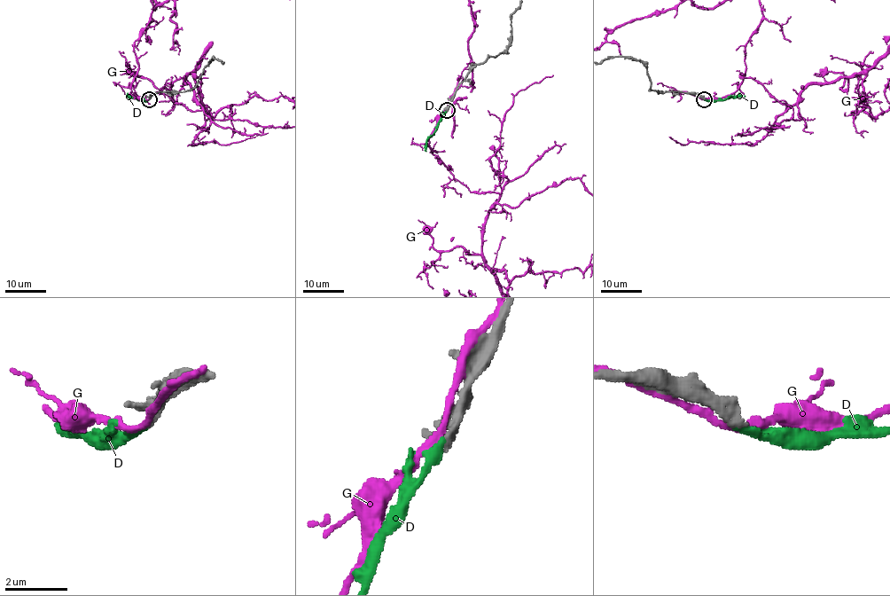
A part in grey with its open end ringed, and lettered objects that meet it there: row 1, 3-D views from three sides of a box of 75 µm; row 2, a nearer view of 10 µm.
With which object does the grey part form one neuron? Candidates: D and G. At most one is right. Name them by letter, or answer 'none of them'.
D

